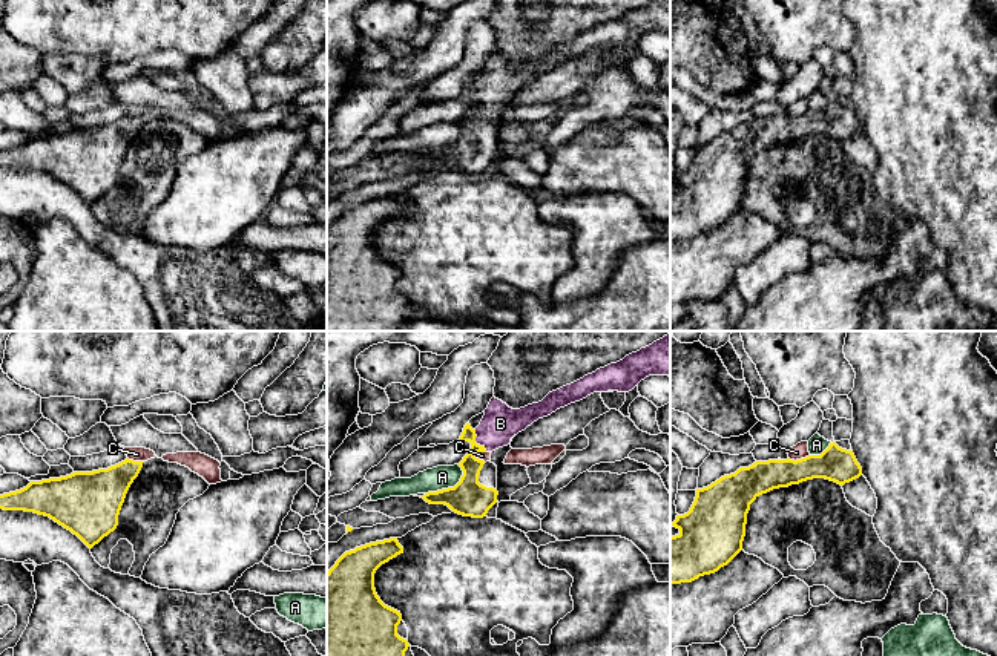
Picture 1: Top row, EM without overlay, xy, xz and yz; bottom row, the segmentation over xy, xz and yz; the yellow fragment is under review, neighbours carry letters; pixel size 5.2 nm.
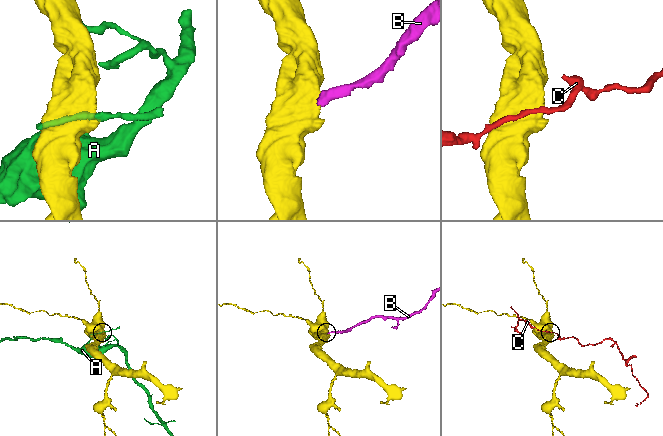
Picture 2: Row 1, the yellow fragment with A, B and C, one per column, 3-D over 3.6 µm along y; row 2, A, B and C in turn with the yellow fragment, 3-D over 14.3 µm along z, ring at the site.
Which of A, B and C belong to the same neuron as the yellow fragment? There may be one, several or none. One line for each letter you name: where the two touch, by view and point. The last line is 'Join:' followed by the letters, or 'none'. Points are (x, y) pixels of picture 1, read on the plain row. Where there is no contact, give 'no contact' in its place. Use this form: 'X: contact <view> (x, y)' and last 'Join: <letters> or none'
B: contact xz (474, 98)
Join: B

